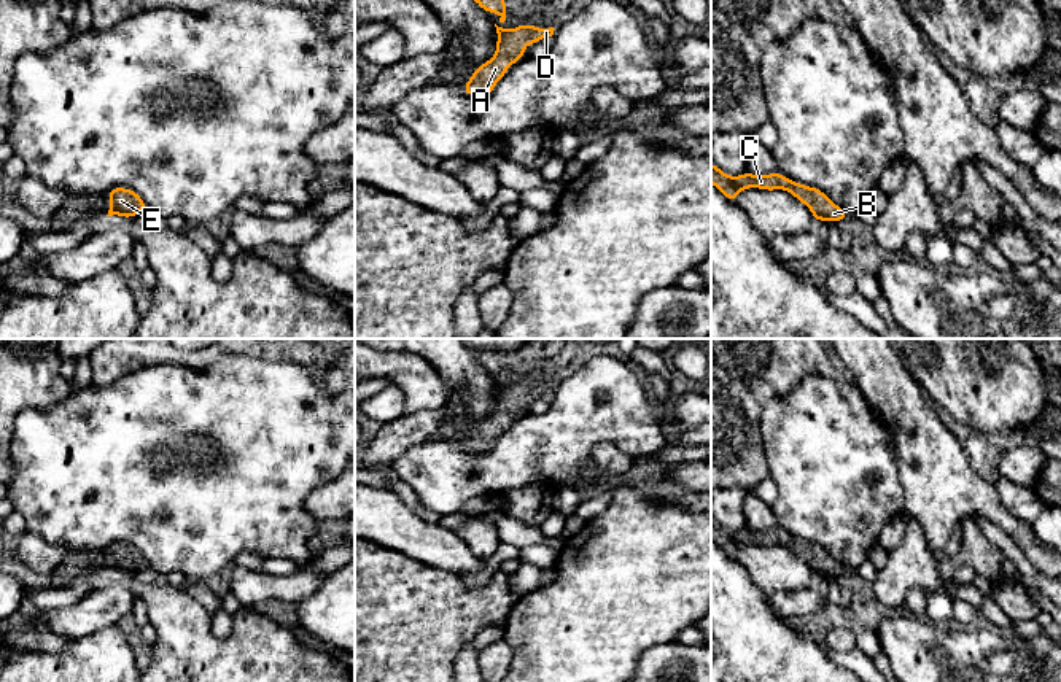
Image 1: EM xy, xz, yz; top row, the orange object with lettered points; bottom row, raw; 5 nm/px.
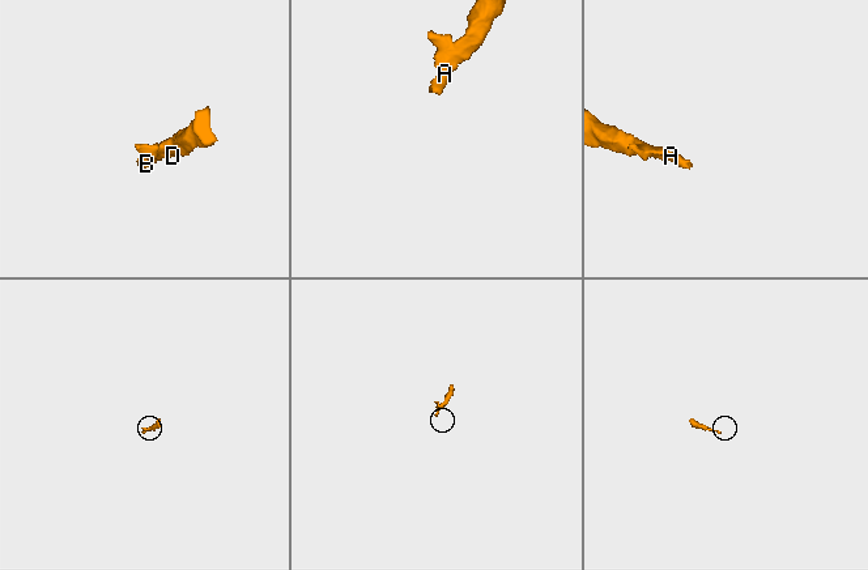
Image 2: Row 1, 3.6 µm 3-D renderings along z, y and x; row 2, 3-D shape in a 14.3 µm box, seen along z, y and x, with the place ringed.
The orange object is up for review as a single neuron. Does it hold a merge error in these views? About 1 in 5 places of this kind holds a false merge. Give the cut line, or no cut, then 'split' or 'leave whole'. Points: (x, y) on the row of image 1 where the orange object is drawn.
no cut; leave whole

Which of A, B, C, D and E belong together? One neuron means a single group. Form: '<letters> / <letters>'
A B C D E

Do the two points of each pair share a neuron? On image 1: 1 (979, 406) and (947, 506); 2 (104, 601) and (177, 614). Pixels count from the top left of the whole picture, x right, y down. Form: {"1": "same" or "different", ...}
{"1": "different", "2": "different"}

